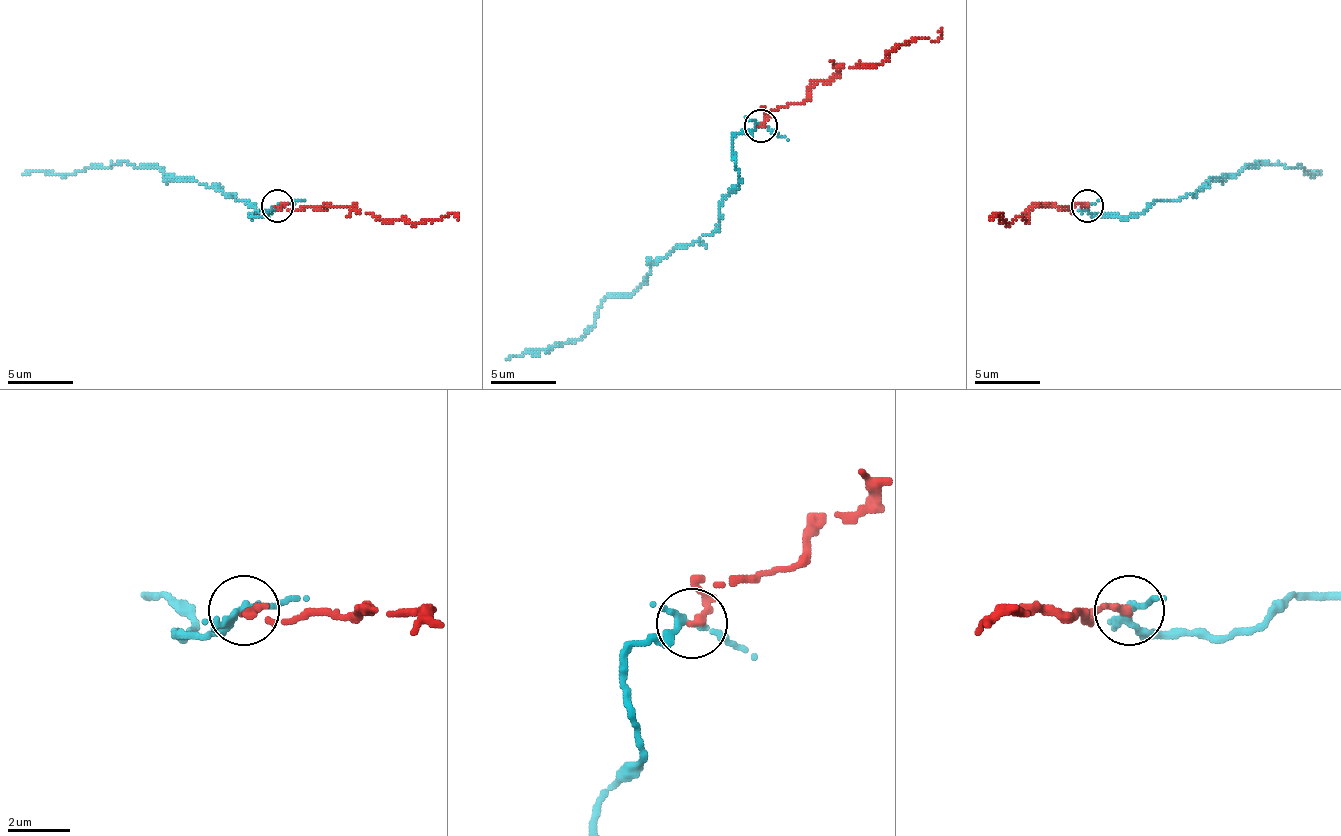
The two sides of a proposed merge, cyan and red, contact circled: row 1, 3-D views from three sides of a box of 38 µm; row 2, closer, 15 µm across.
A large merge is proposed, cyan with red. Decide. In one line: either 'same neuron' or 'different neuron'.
same neuron

